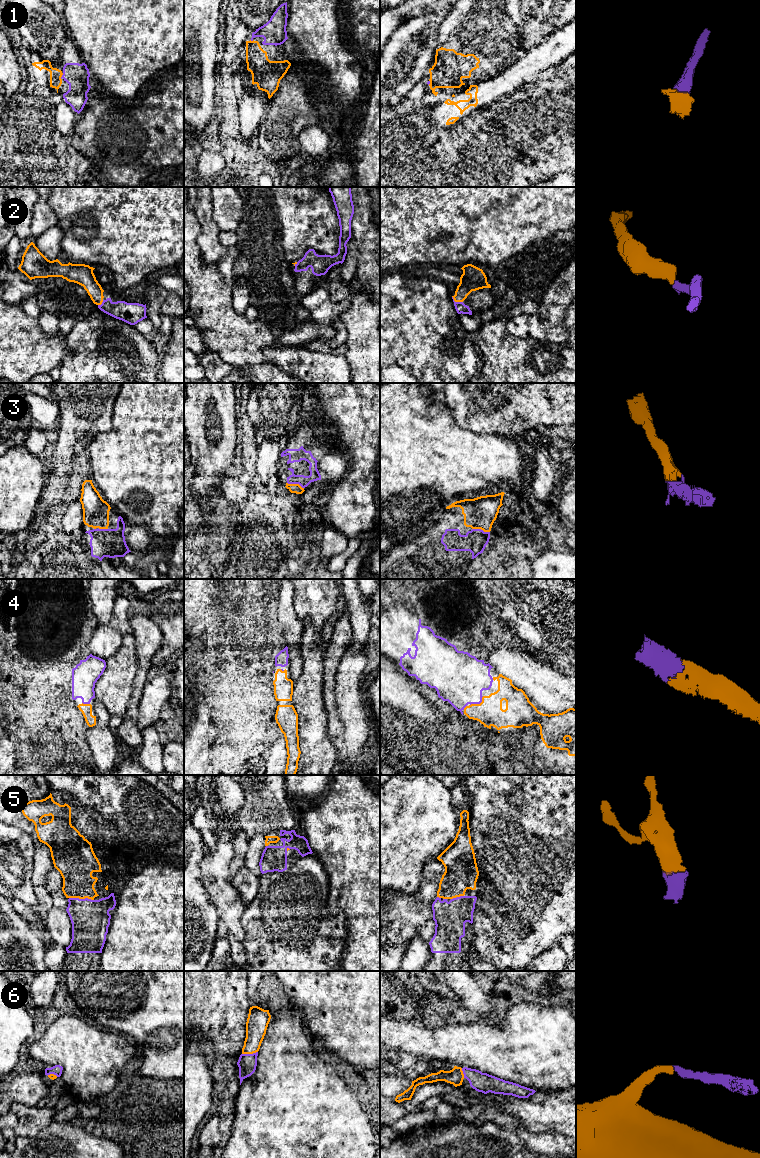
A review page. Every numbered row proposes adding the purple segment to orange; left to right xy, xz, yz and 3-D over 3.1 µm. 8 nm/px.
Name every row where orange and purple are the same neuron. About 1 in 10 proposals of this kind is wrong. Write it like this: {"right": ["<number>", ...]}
{"right": ["1", "2", "3", "4", "5", "6"]}

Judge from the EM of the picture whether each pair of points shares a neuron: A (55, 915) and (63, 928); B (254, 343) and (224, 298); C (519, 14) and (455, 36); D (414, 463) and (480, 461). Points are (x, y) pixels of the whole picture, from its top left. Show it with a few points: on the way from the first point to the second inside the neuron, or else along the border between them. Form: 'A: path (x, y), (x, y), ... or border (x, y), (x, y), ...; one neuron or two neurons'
A: path (57, 918), (57, 922), (60, 925); one neuron
B: path (243, 332), (224, 313), (224, 309); one neuron
C: path (503, 16), (485, 16), (471, 20); one neuron
D: path (430, 461), (464, 461); one neuron

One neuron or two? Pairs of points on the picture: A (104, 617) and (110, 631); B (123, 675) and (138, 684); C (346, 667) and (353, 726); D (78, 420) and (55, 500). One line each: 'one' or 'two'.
A: two
B: two
C: one
D: one

